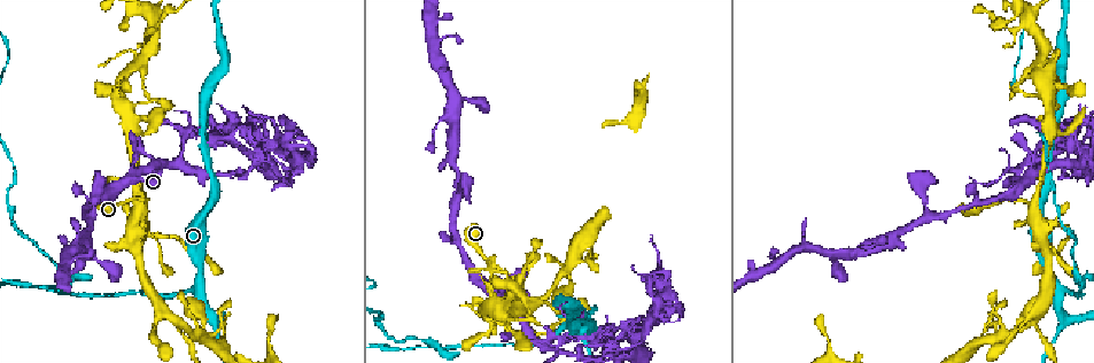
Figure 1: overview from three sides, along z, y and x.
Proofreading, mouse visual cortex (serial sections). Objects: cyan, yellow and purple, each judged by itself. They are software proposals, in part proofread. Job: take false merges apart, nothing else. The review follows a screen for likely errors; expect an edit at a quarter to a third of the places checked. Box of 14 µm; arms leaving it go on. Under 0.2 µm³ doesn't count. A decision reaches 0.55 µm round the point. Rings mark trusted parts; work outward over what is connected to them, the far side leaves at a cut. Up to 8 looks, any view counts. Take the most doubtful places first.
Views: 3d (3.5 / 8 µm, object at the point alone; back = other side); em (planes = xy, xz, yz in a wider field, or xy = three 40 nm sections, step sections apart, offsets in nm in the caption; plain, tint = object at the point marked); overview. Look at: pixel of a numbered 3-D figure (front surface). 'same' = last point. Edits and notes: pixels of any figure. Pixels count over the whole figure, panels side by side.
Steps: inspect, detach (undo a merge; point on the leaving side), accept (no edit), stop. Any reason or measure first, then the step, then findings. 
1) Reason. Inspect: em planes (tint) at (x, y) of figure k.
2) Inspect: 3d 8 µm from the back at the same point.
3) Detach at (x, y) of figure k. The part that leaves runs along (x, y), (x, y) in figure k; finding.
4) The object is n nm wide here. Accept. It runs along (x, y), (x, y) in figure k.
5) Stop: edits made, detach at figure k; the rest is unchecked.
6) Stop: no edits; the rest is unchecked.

Sudden change in width. Inspect: 3d 3.5 µm at (545, 346) of figure 1.

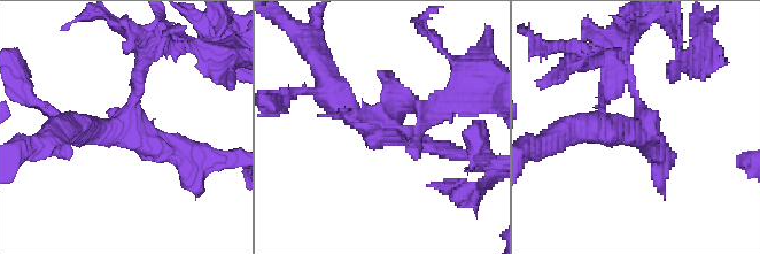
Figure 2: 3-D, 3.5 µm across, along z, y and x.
Need the tissue. Inspect: em planes (tint) at (379, 131) of figure 2.

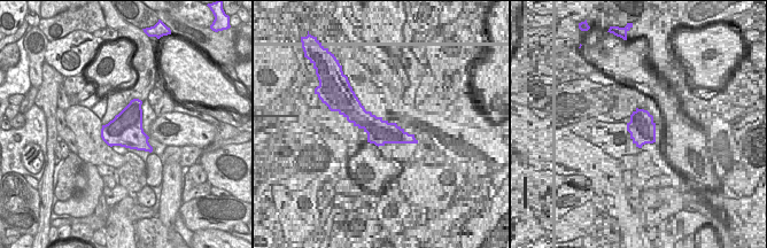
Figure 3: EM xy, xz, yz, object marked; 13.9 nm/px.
Cut it another way. Inspect: em xy step 1 (tint) at the same point.

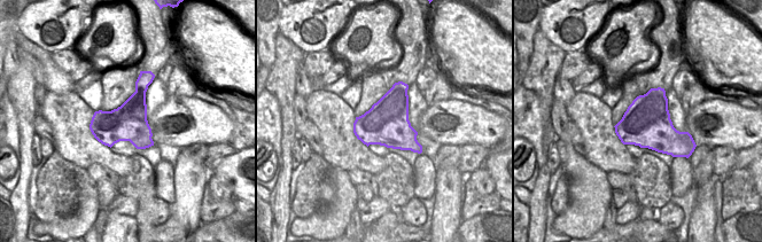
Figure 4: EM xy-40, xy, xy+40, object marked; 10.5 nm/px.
The object is 460 nm wide here. Detach at (140, 66) of figure 2. The part that leaves runs along (131, 99), (163, 39), (199, 49) in figure 2; a second cell is stuck on.

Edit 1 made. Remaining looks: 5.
Inspect: overview.

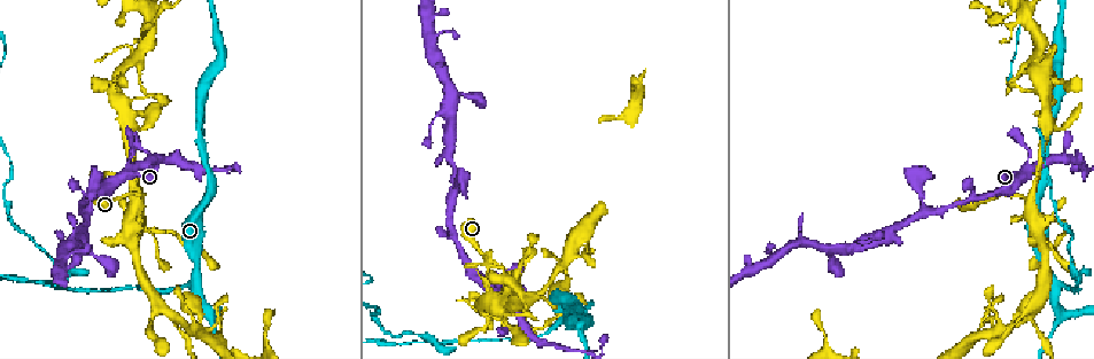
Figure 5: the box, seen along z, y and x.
Thick turns thin. Inspect: 3d 3.5 µm at (1027, 201) of figure 5.

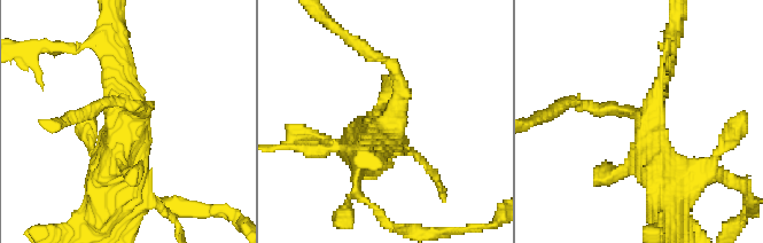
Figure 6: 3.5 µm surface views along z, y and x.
Shape alone is not enough. Inspect: em xy step 5 (tint) at (646, 121) of figure 6.

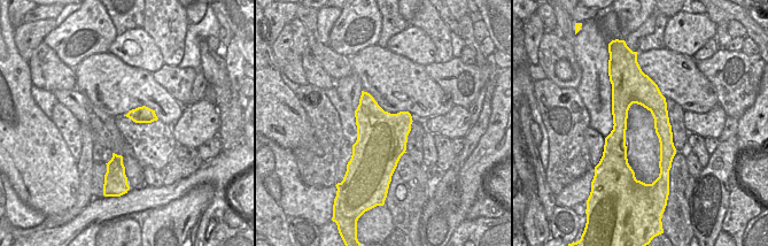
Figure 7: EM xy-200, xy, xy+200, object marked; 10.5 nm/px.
Accept. It runs along (585, 106), (647, 120), (670, 49) in figure 6; one cell here.

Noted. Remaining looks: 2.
Three arms meet. Inspect: 3d 3.5 µm at (559, 317) of figure 5.

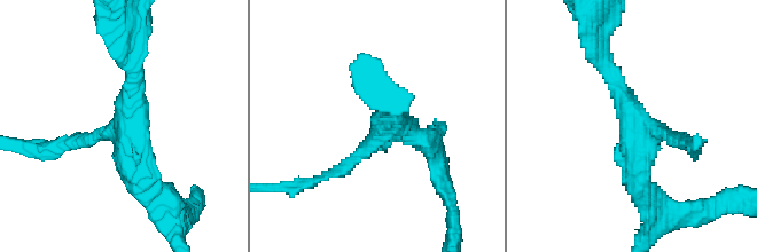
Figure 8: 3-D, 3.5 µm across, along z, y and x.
3 arms meet here; the arms are 200, 250, 350 nm wide; need the tissue. Inspect: em xy step 5 (tint) at (379, 128) of figure 8.

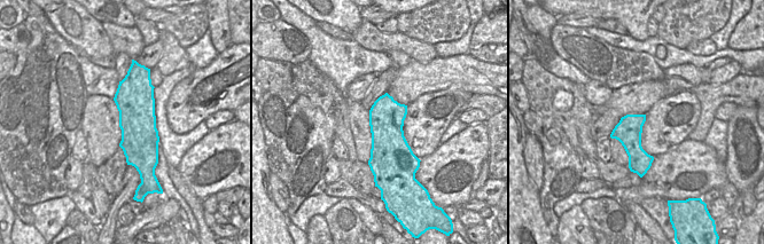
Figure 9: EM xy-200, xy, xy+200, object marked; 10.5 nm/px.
Accept. All the same cell.

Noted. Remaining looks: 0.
Stop: edits made, detach at figure 2; the rest is unchecked.

